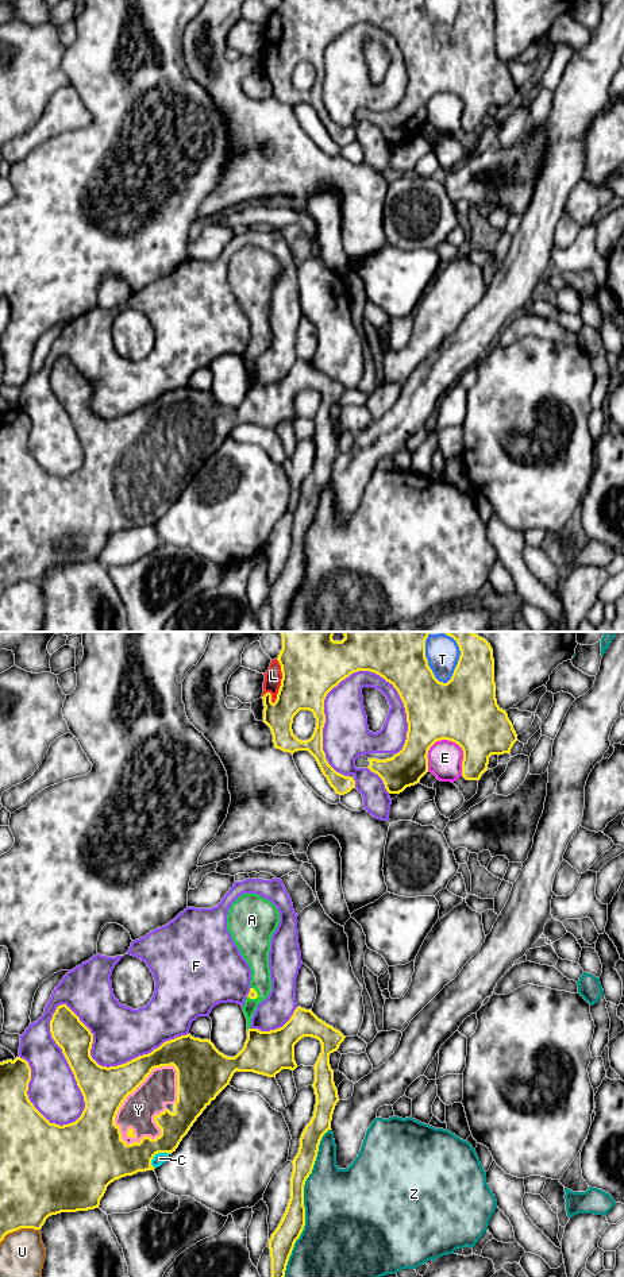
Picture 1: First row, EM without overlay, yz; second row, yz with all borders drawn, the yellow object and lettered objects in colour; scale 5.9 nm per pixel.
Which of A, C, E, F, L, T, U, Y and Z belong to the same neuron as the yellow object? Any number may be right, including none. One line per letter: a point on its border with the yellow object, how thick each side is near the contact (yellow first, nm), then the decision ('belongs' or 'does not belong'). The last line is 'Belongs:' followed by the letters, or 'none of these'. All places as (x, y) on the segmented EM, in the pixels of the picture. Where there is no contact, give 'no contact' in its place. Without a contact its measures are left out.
A: yz (257, 994) | 50/160 nm | belongs
C: yz (157, 1153) | 220/70 nm | belongs
E: yz (462, 749) | 400/200 nm | does not belong
F: yz (56, 1010) | 200/300 nm | does not belong
L: yz (281, 682) | 380/100 nm | belongs
T: yz (427, 660) | 420/200 nm | belongs
U: yz (19, 1229) | 380/280 nm | does not belong
Y: yz (126, 1096) | 260/200 nm | belongs
Z: yz (303, 1203) | 150/460 nm | does not belong
Belongs: A, C, L, T, Y

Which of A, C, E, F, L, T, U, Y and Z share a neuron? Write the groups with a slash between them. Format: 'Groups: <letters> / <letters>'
Groups: A C L T Y / E / F / U / Z

